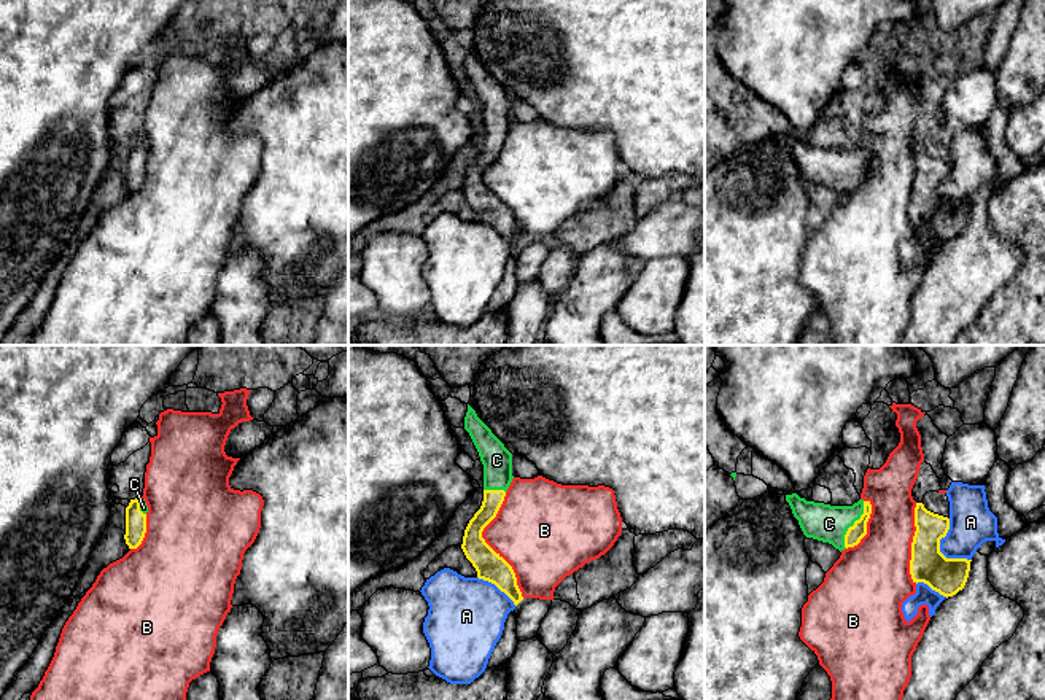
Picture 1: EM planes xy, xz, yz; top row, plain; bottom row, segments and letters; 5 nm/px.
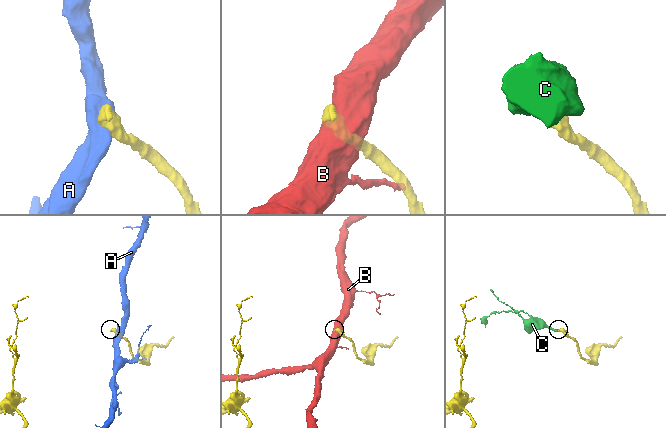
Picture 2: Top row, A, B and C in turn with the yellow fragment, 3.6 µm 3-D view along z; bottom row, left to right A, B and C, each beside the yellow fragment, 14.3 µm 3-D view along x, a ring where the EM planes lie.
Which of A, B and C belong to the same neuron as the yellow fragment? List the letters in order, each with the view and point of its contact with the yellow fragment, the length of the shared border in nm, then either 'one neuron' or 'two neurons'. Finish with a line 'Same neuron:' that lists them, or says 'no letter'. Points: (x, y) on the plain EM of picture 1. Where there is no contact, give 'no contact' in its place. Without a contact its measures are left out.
A: yz (939, 194) | 240 nm | two neurons
B: xz (487, 188) | 550 nm | two neurons
C: yz (853, 169) | 260 nm | one neuron
Same neuron: C

